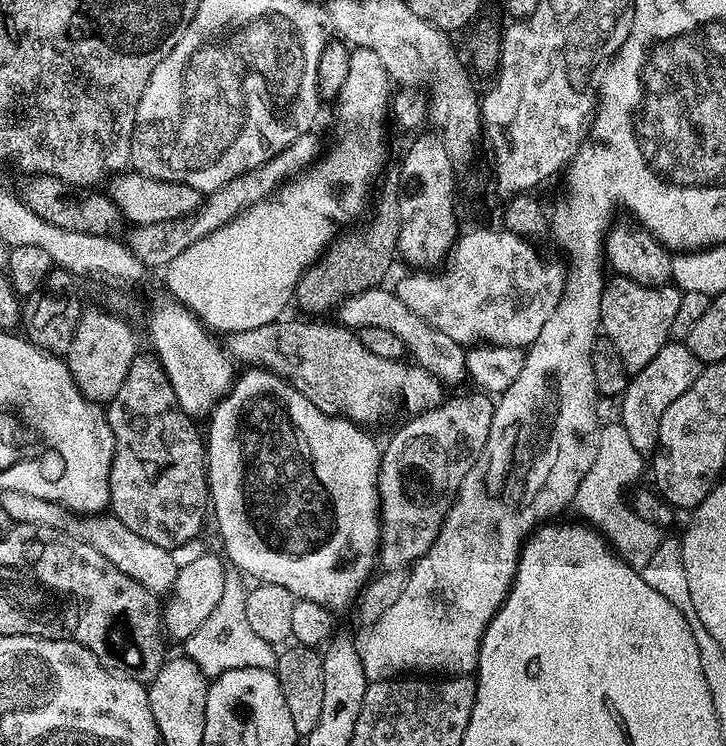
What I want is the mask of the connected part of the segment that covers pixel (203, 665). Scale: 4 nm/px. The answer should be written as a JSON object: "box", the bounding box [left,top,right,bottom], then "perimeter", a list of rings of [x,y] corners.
{"box":[182,575,277,677],"perimeter":[[[229,575],[225,579],[222,596],[218,598],[218,604],[211,611],[210,618],[206,618],[206,622],[200,624],[196,633],[182,644],[188,659],[194,661],[201,670],[213,677],[221,676],[226,670],[275,669],[276,666],[277,649],[270,642],[266,642],[266,638],[258,638],[258,634],[250,630],[250,622],[246,622],[248,588],[243,584],[245,581],[239,575],[236,576]]]}

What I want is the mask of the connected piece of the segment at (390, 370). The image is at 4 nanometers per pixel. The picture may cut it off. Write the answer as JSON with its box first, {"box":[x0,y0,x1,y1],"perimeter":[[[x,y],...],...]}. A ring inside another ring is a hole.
{"box":[227,318,445,423],"perimeter":[[[281,318],[266,326],[227,333],[227,355],[233,361],[241,360],[244,366],[265,368],[282,377],[285,385],[299,390],[320,412],[345,414],[357,423],[372,422],[379,418],[380,412],[390,411],[396,402],[395,396],[407,388],[408,406],[414,414],[435,408],[445,399],[440,381],[425,368],[407,368],[403,362],[374,354],[355,331],[337,323],[304,320]],[[375,384],[376,392],[372,389]],[[344,411],[349,415],[342,413]]]}

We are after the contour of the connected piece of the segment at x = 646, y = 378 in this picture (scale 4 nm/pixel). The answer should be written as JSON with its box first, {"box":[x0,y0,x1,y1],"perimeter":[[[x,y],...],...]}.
{"box":[620,342,701,454],"perimeter":[[[670,342],[654,354],[654,359],[642,370],[631,377],[632,380],[623,385],[624,397],[620,400],[620,423],[630,437],[634,450],[641,454],[651,454],[658,447],[658,430],[662,426],[662,414],[672,405],[681,394],[686,394],[690,386],[694,386],[694,378],[698,378],[701,363],[694,354],[690,354],[687,343]]]}

